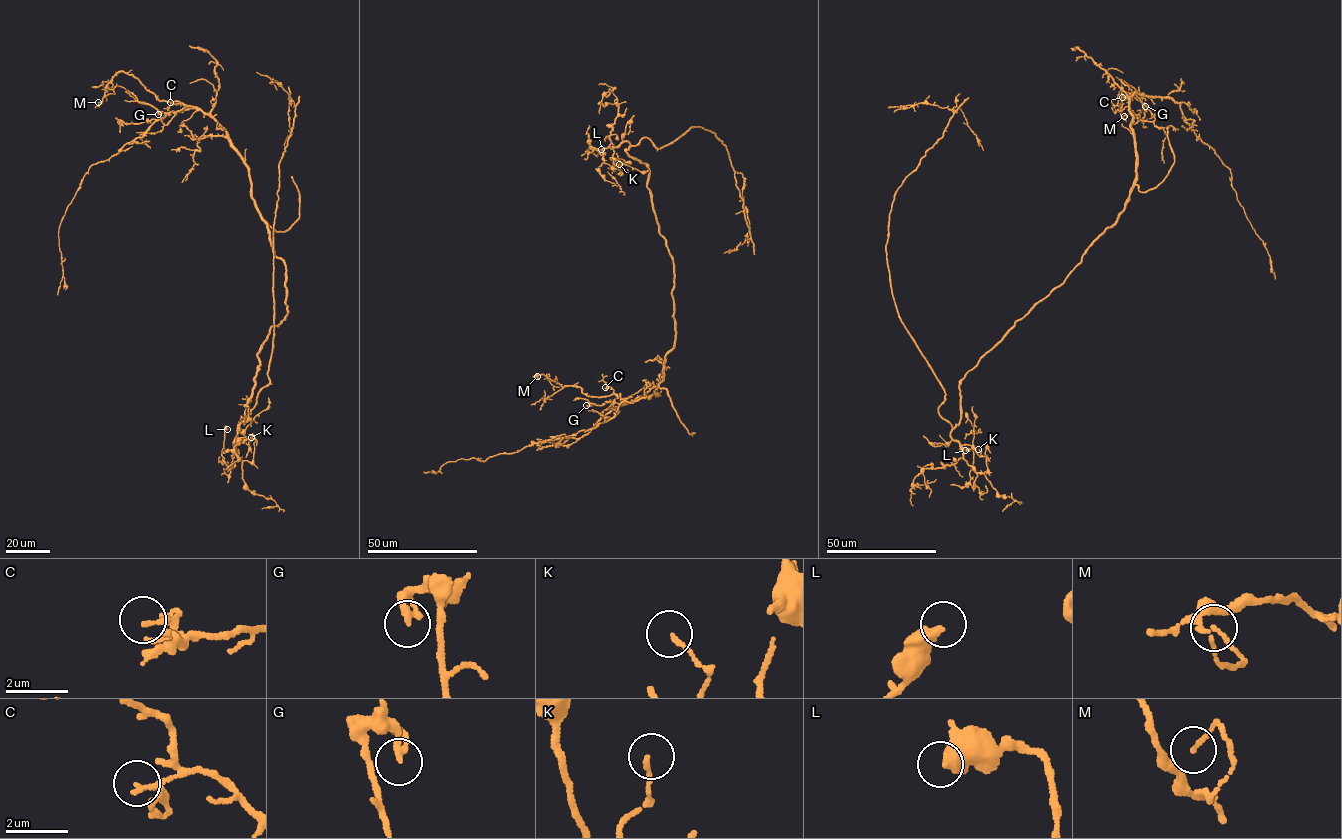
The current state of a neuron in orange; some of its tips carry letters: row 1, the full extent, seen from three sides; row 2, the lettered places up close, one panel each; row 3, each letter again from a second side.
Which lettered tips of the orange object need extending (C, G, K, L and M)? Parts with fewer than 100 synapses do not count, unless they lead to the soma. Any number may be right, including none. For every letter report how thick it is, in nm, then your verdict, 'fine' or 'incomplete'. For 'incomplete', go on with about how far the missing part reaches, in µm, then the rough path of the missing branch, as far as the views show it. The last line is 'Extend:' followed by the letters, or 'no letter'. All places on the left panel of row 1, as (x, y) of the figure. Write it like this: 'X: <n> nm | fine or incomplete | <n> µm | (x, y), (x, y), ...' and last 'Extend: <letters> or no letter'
C: 140 nm | fine
G: 280 nm | fine
K: 120 nm | fine
L: 440 nm | fine
M: 120 nm | fine
Extend: no letter

